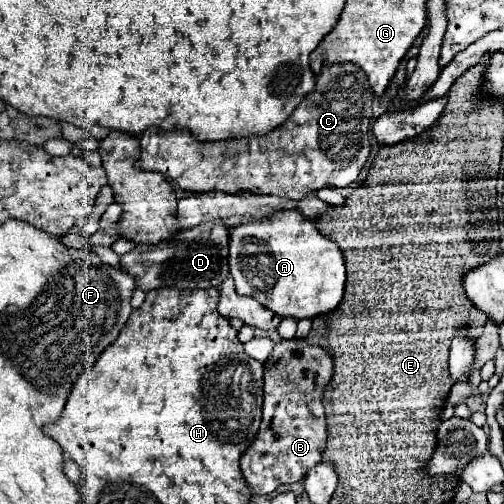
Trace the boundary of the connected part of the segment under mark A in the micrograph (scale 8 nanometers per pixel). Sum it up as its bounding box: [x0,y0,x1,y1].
[230,210,346,318]

